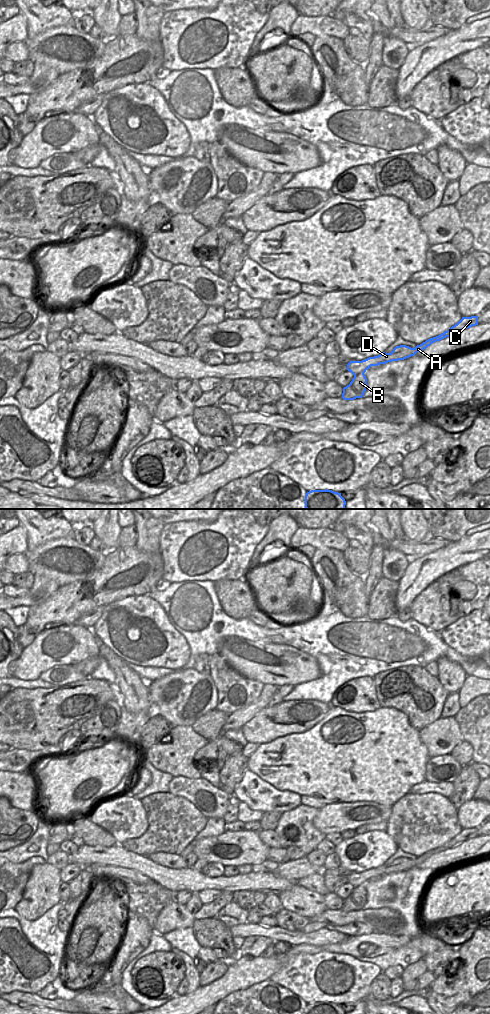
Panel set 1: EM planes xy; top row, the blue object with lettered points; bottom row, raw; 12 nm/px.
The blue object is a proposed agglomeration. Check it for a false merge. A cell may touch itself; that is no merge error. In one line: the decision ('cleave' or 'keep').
cleave

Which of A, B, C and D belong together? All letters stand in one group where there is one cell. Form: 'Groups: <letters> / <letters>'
Groups: A C D / B

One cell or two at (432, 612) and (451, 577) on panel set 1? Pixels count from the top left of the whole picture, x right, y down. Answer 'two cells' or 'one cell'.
one cell

